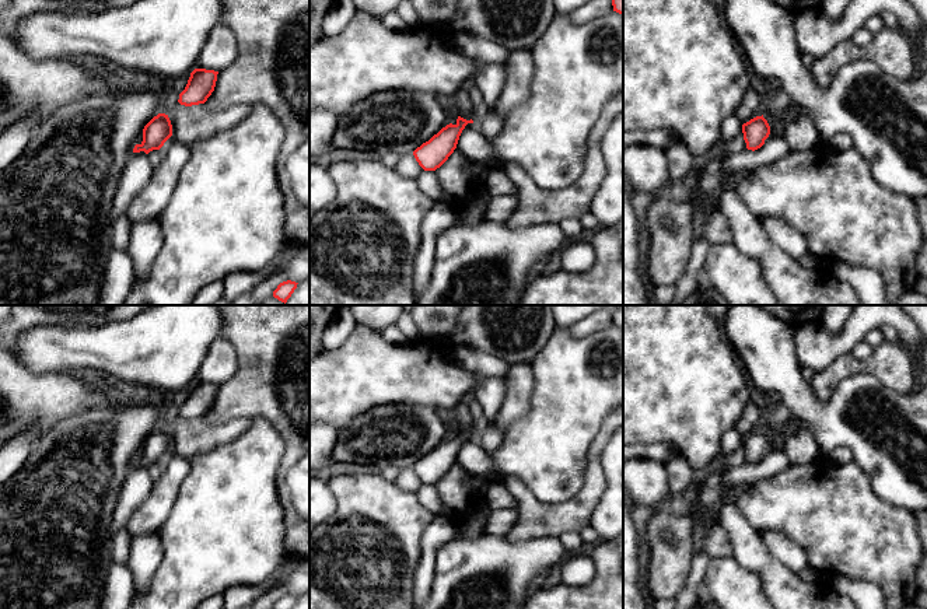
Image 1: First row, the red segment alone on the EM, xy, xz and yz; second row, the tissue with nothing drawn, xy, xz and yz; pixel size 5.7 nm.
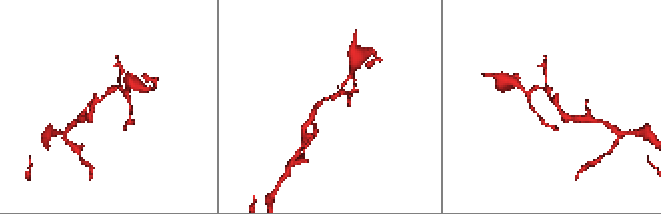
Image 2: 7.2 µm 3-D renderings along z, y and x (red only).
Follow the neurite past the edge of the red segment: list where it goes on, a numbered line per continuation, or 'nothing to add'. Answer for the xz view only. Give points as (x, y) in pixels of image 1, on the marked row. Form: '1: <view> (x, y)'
nothing to add

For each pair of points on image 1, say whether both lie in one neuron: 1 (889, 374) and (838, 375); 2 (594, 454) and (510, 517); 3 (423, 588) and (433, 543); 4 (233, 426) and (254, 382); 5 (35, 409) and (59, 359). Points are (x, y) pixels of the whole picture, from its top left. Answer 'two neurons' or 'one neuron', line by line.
1: one neuron
2: two neurons
3: one neuron
4: two neurons
5: two neurons

